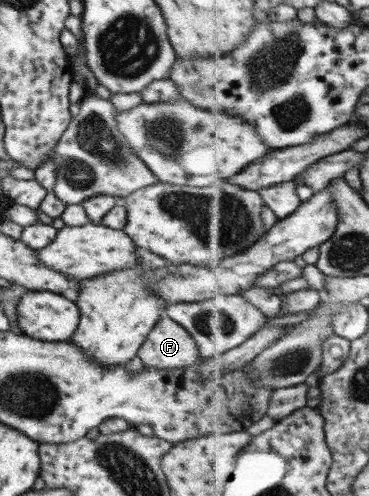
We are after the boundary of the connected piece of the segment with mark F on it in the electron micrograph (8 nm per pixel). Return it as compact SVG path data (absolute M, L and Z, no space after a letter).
M166 315L158 319L138 349L137 357L146 368L170 370L192 366L201 356L196 342L180 324Z

